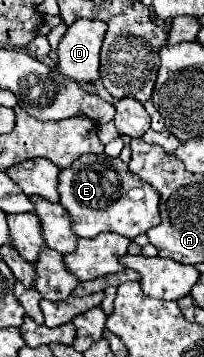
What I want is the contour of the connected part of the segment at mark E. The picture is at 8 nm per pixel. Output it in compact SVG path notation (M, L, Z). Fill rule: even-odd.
M106 153L82 155L74 161L74 165L62 169L58 175L58 195L62 207L72 217L72 229L78 237L90 239L98 233L114 231L122 237L134 239L160 223L160 195L152 189L152 185L134 177L126 163L120 163L114 173L114 157L108 157Z

